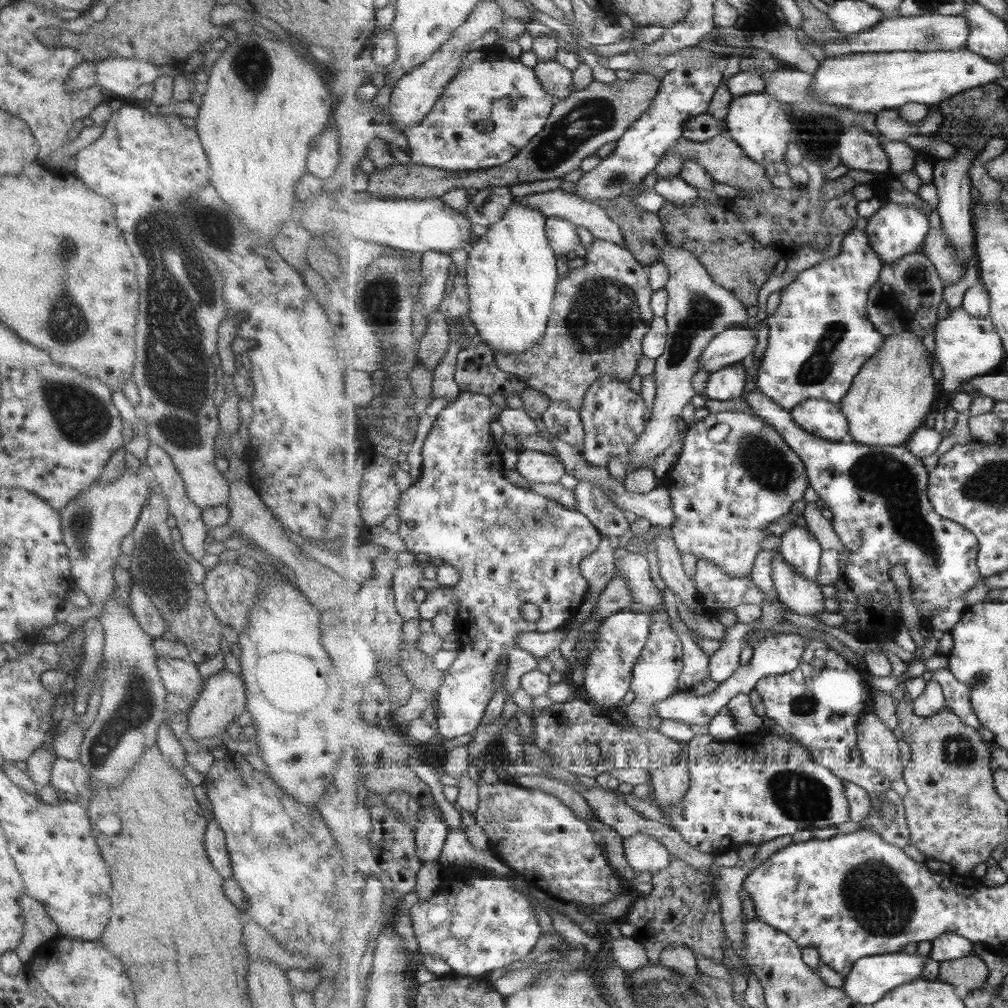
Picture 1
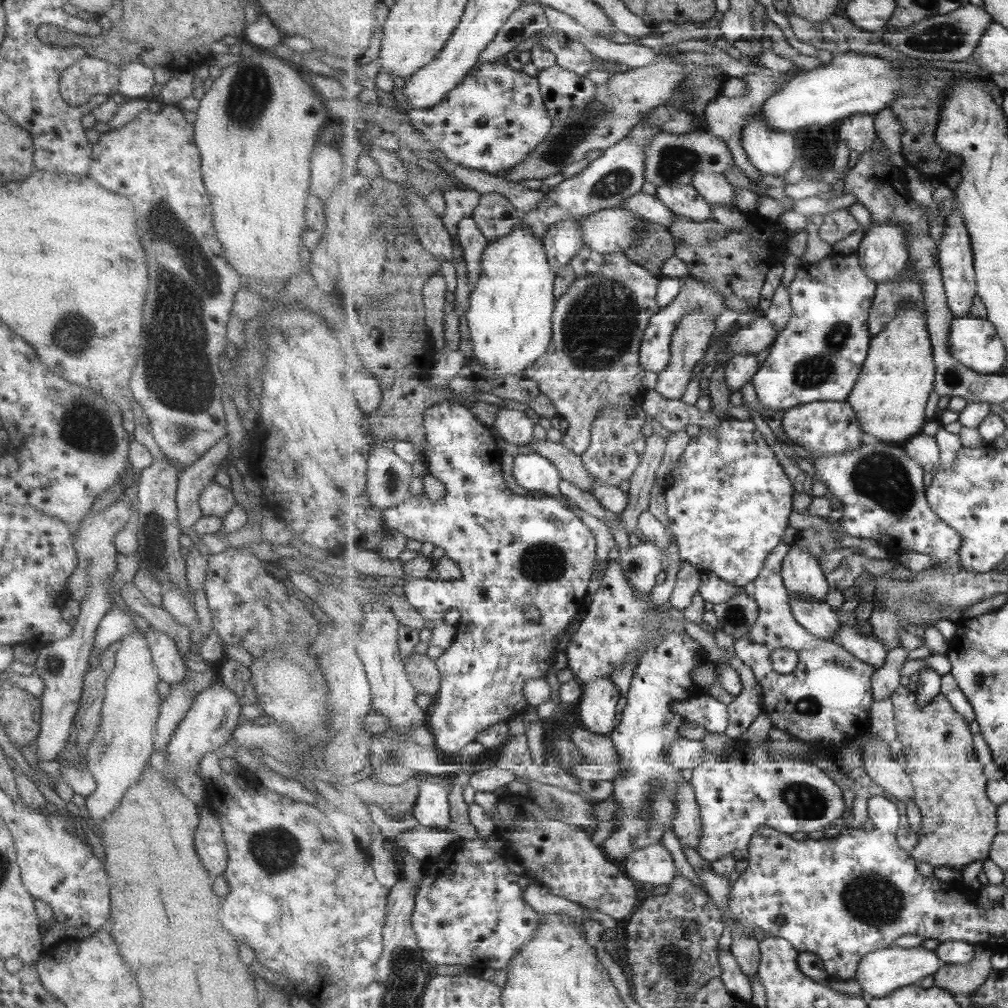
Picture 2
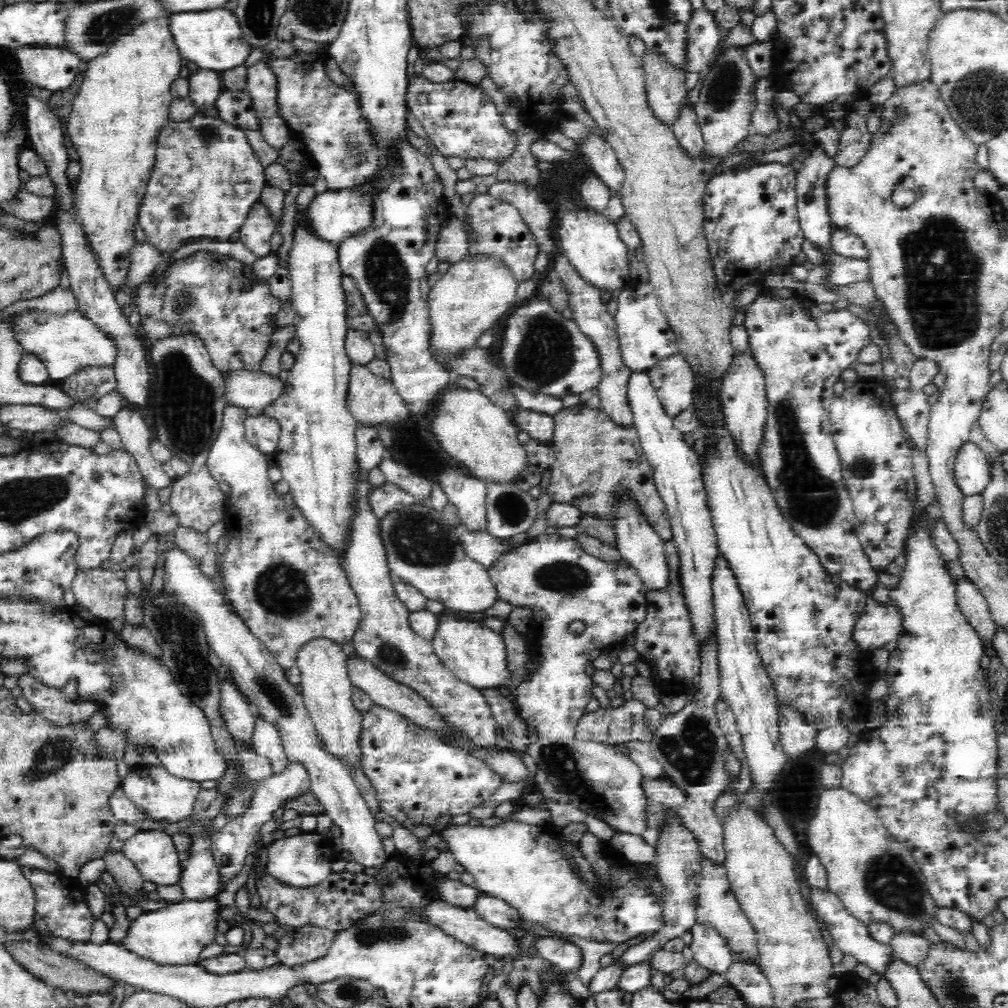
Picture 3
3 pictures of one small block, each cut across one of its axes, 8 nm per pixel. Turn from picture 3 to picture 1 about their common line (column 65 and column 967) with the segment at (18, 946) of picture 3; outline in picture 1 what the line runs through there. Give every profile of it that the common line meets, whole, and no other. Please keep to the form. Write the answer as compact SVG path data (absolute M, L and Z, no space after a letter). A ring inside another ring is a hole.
M972 954L961 959L943 961L940 968L939 980L953 983L955 986L963 984L970 991L983 989L991 970L978 955Z

